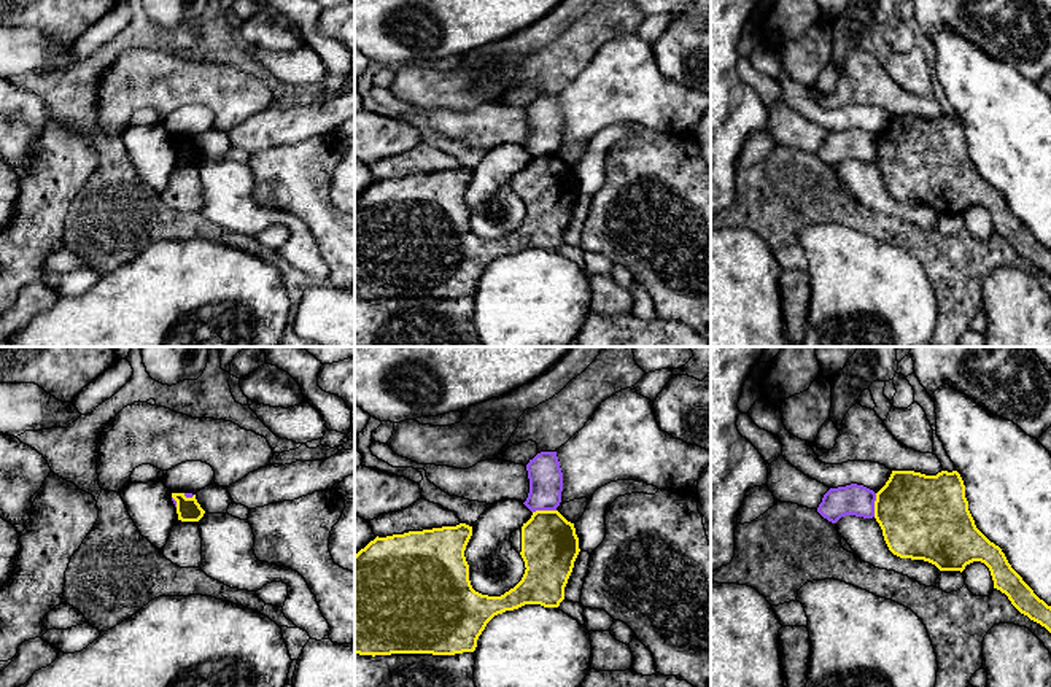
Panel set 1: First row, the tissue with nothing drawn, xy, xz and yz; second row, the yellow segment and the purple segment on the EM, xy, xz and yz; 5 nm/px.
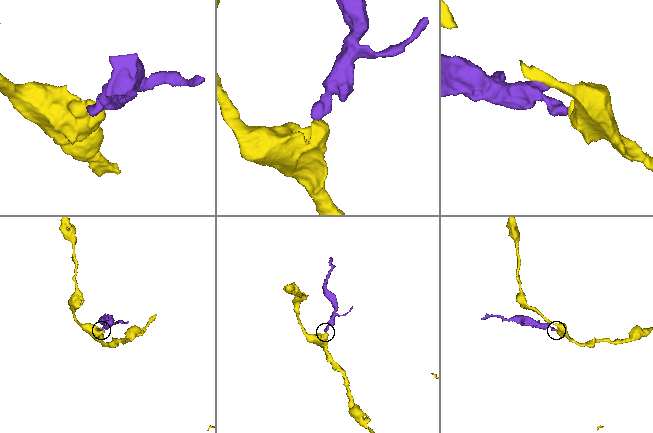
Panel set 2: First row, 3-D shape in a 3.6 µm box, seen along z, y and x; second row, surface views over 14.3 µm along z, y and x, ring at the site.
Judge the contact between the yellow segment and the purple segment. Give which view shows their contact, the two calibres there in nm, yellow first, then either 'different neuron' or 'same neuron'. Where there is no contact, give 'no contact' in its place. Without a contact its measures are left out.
contact in xz; calibres 280 and 180 nm; different neuron

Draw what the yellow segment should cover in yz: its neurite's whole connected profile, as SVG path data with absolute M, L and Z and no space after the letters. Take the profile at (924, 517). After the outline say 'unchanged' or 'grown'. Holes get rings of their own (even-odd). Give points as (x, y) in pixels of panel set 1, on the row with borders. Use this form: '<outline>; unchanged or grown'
M892 471L876 493L875 518L889 550L900 558L924 560L940 571L960 572L973 561L984 563L994 588L1051 633L1051 606L1011 568L1002 549L976 528L957 471L937 475Z; unchanged

